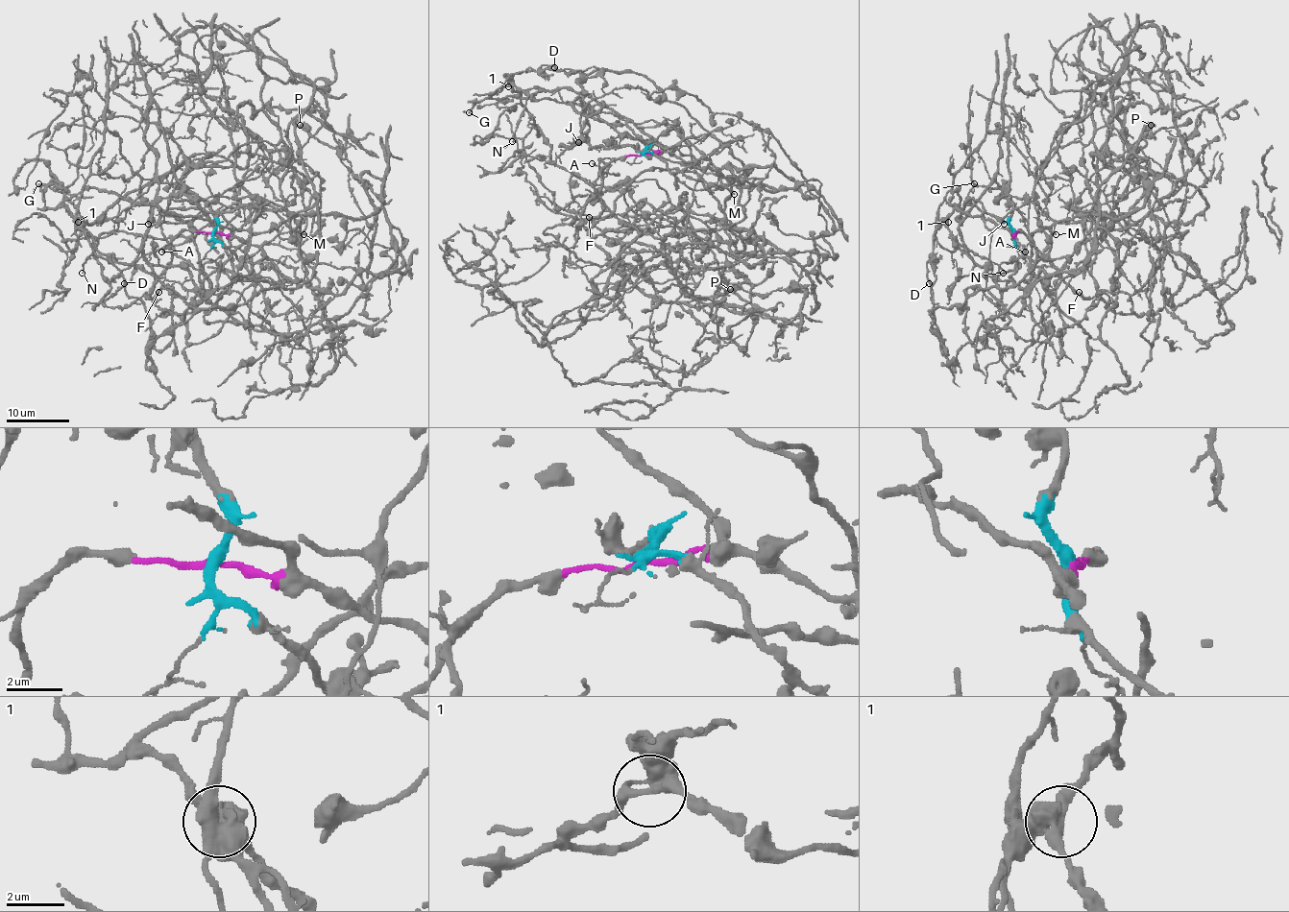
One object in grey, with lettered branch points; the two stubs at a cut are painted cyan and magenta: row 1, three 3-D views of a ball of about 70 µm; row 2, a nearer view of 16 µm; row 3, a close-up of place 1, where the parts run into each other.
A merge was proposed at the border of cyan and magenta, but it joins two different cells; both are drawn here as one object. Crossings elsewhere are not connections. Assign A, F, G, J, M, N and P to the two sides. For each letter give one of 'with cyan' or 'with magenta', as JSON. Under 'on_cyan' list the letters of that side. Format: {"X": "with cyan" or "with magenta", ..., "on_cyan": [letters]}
{"A": "with magenta", "F": "with magenta", "G": "with magenta", "J": "with cyan", "M": "with cyan", "N": "with magenta", "P": "with cyan", "on_cyan": ["J", "M", "P"]}

